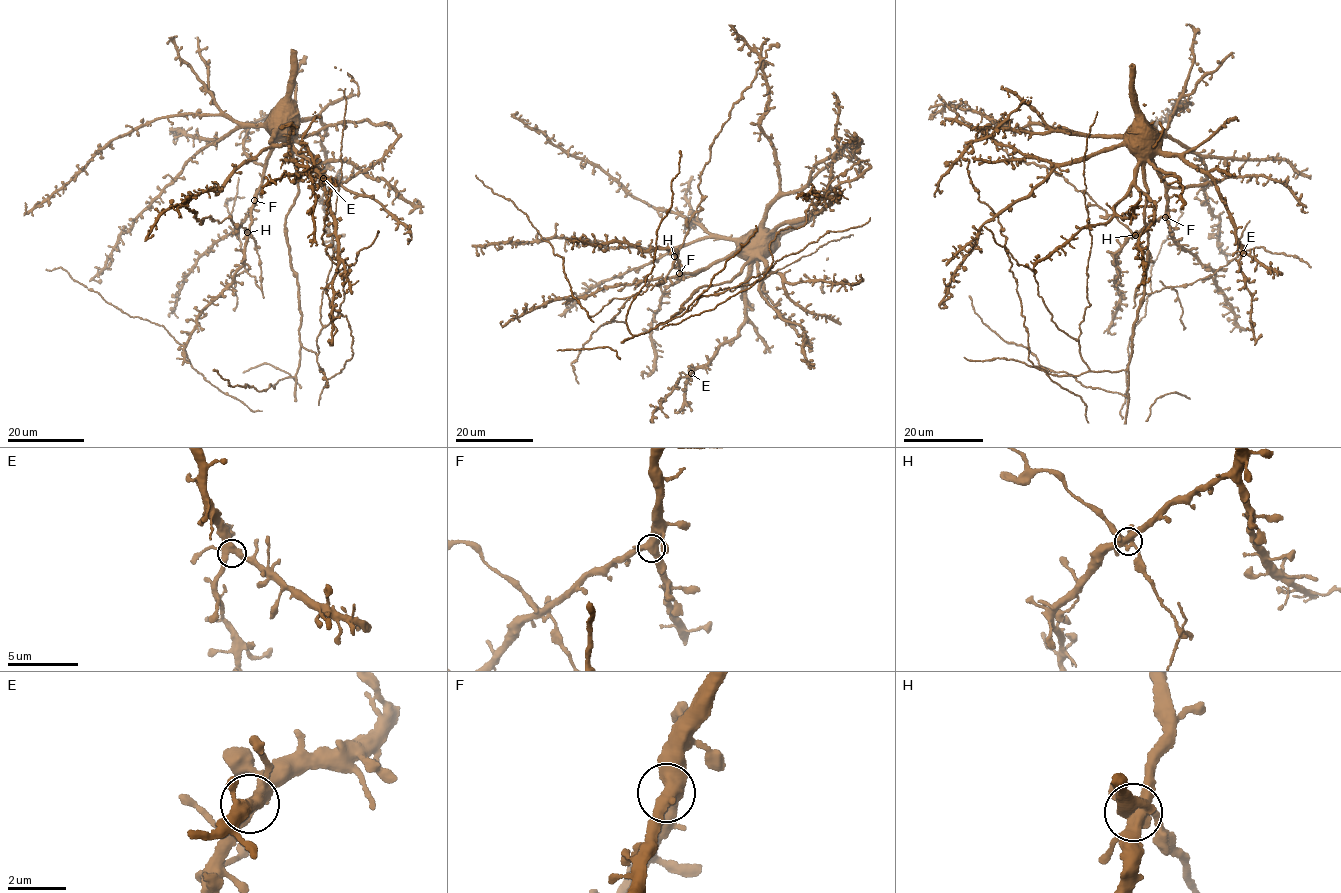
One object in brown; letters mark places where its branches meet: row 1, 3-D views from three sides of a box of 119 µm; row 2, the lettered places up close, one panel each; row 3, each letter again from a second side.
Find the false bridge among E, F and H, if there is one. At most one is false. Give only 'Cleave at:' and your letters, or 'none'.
Cleave at: H

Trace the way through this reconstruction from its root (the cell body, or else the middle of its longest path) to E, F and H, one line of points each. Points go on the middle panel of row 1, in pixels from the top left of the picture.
E: (764, 244), (757, 248), (757, 256), (750, 265), (744, 318), (736, 336), (718, 348), (707, 363), (691, 373)
F: (764, 244), (754, 251), (735, 253), (692, 273), (679, 273)
H: (764, 244), (754, 251), (735, 253), (688, 274), (681, 271), (675, 256)

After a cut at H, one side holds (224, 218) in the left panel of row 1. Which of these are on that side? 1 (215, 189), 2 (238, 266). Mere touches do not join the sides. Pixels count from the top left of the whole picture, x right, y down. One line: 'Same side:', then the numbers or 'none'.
Same side: none

